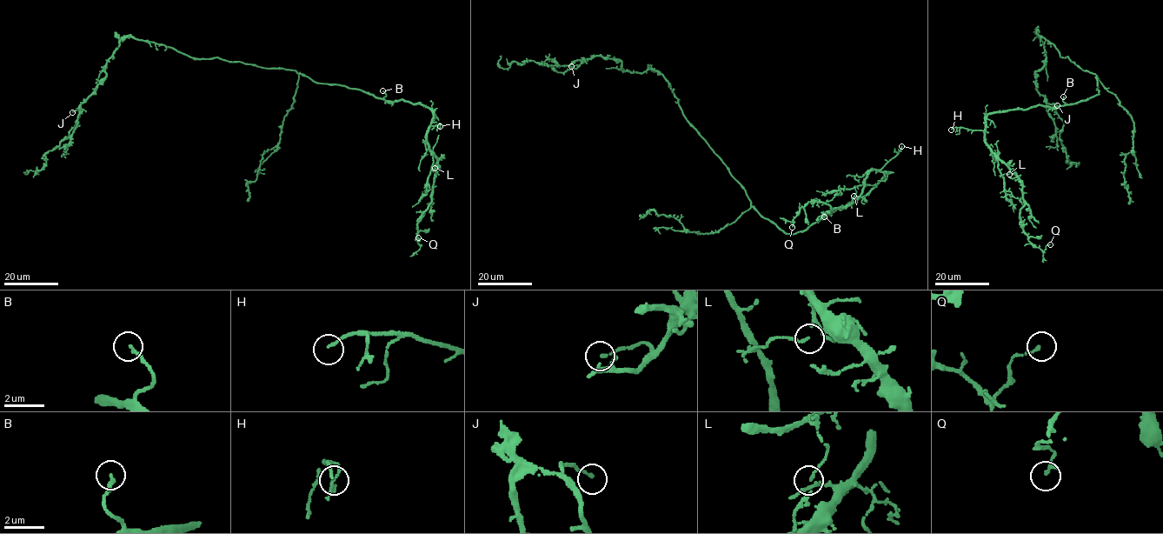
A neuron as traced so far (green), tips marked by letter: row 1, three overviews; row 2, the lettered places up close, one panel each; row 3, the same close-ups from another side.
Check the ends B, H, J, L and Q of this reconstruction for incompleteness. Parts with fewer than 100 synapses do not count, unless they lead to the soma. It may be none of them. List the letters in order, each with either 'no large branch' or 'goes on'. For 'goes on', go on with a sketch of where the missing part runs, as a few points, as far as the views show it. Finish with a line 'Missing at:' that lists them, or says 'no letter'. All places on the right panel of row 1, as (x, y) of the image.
B: no large branch
H: goes on
J: no large branch
L: no large branch
Q: no large branch
Missing at: H

